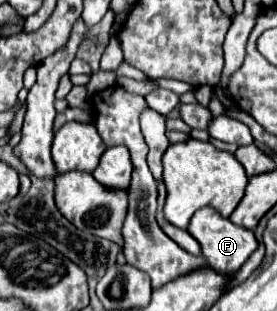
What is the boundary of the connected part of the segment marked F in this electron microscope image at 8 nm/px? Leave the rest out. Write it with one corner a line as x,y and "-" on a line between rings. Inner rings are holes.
204,207
204,209
200,209
200,211
194,213
194,217
192,217
190,225
188,225
188,233
200,243
202,255
206,257
208,265
214,271
224,273
224,275
230,275
230,273
238,271
244,265
244,261
258,249
258,241
256,241
256,237
254,237
252,231
234,225
230,219
222,217
212,207

